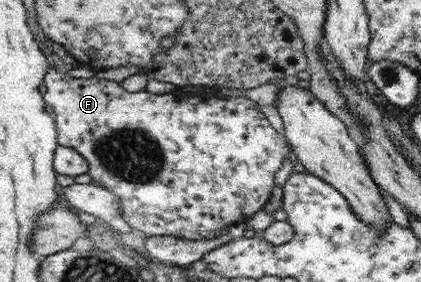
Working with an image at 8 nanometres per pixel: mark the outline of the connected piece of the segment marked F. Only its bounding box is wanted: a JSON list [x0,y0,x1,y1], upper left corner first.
[44,67,290,240]

